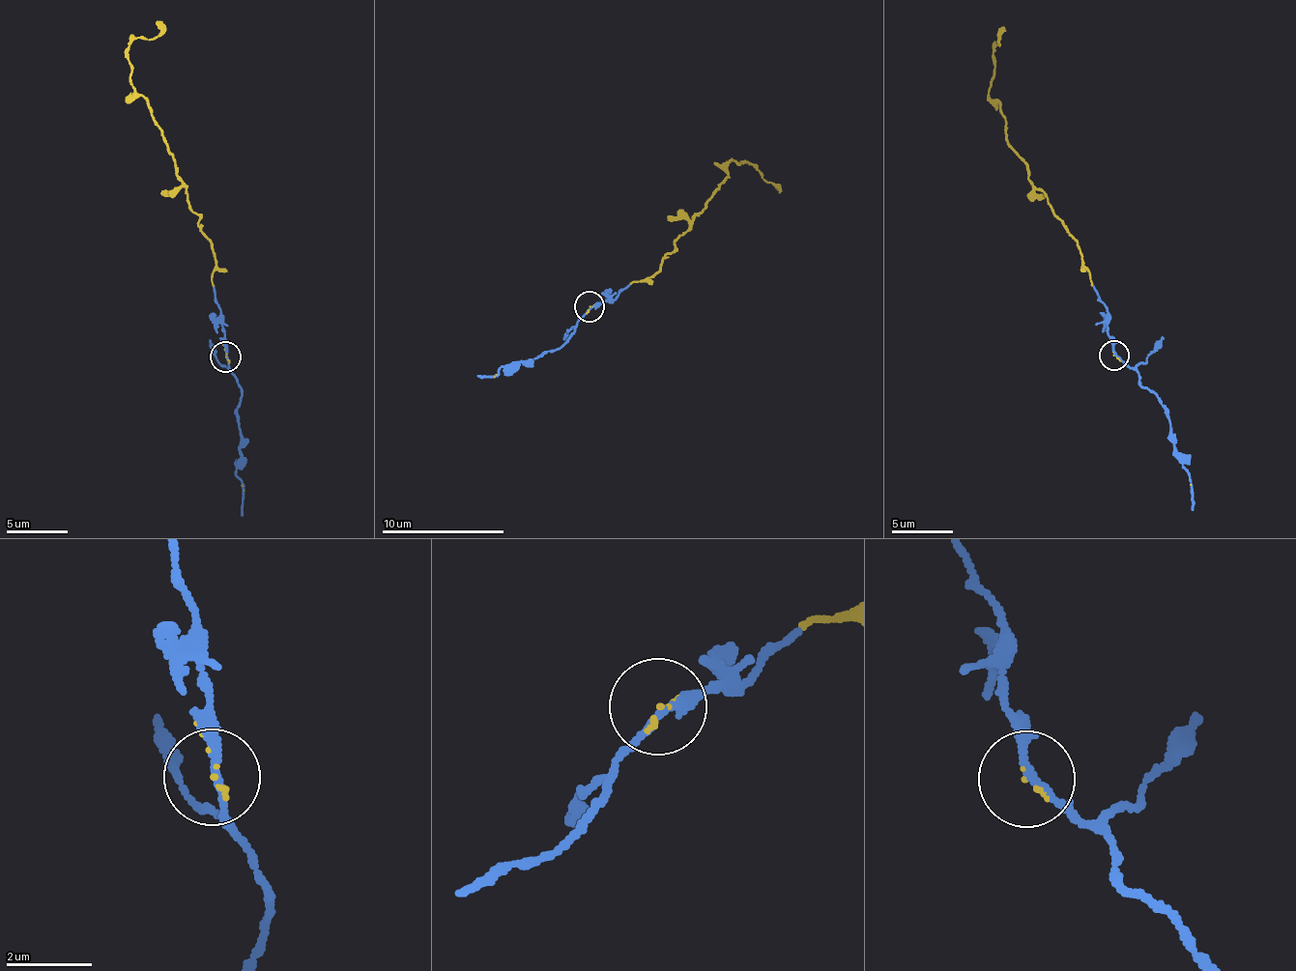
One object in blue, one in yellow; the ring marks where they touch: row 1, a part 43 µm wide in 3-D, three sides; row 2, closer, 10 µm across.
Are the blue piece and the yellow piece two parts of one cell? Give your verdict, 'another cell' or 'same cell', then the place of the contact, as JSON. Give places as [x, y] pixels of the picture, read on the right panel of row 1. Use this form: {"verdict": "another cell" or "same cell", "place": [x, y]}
{"verdict": "same cell", "place": [1114, 355]}

